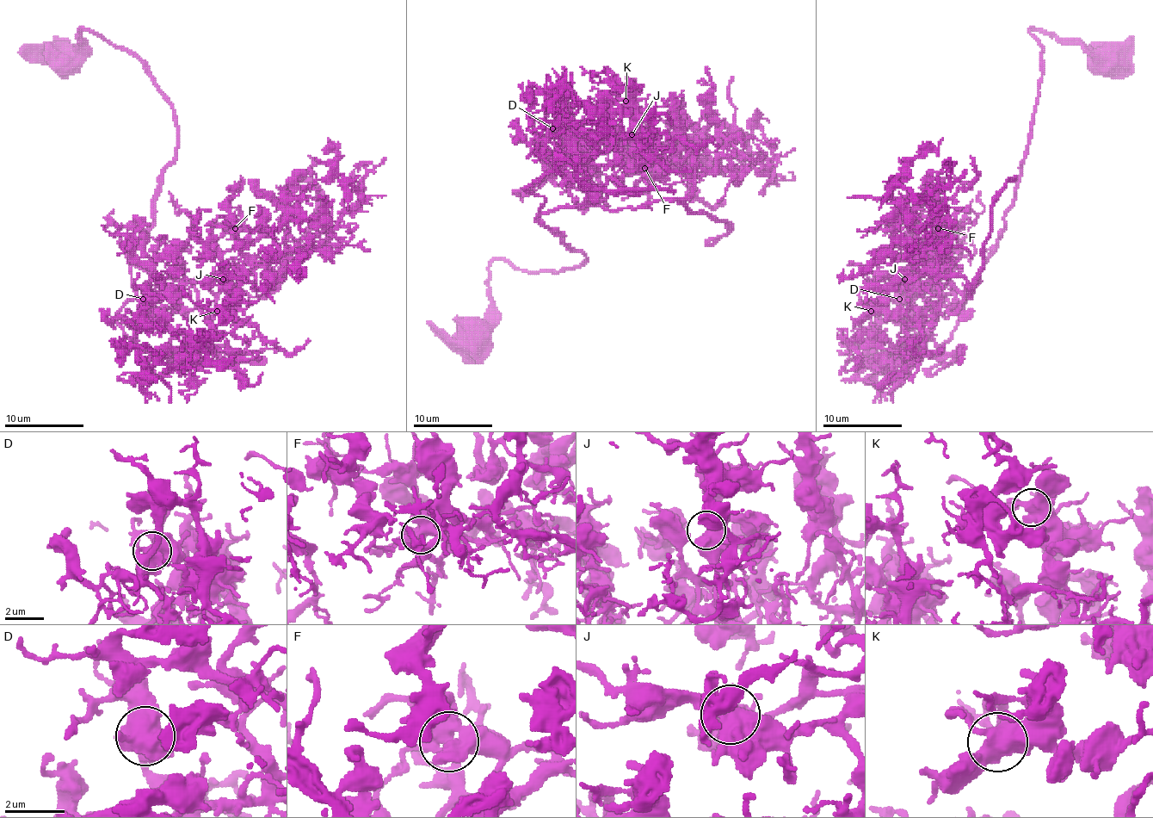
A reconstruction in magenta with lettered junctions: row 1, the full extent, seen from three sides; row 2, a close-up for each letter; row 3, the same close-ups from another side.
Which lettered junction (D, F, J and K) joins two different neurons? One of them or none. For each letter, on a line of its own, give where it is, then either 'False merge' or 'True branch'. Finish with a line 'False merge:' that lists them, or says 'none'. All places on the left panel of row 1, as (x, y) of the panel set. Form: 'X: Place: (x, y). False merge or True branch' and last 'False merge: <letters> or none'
D: Place: (143, 299). True branch
F: Place: (235, 228). True branch
J: Place: (223, 279). True branch
K: Place: (217, 311). True branch
False merge: none

